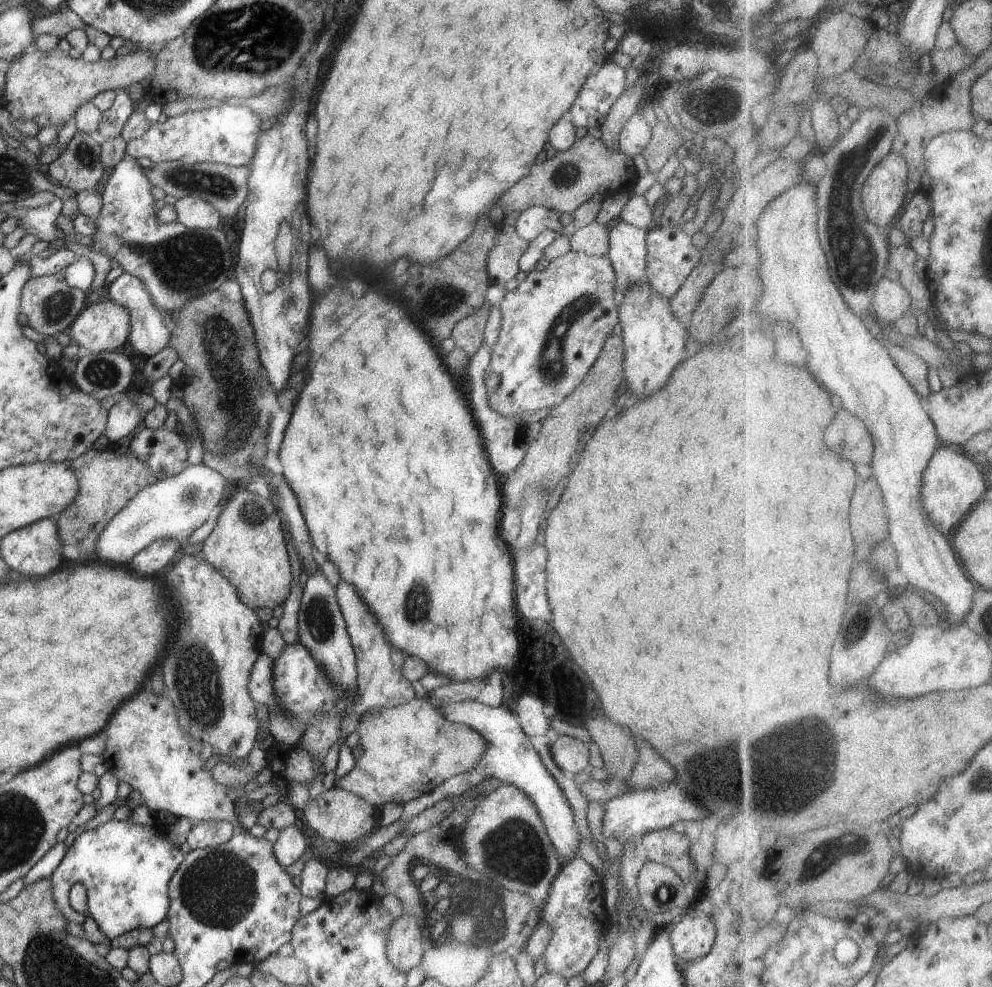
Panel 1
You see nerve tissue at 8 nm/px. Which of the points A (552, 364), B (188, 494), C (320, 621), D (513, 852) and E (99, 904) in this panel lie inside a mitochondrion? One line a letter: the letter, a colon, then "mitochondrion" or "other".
A: mitochondrion
B: mitochondrion
C: mitochondrion
D: mitochondrion
E: other

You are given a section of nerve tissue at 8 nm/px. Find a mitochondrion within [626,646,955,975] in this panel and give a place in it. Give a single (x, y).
(787, 769)

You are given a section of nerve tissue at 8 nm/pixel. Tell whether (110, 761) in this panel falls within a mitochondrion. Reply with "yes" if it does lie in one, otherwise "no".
no

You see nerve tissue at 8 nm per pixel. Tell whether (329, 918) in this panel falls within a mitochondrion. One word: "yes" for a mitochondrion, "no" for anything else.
no

